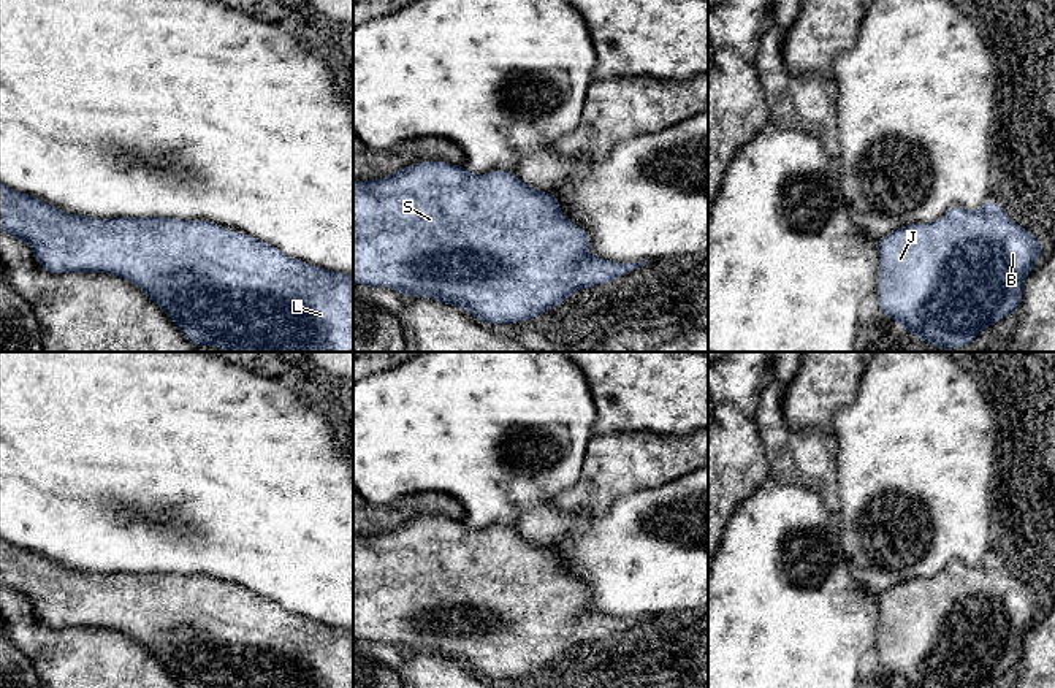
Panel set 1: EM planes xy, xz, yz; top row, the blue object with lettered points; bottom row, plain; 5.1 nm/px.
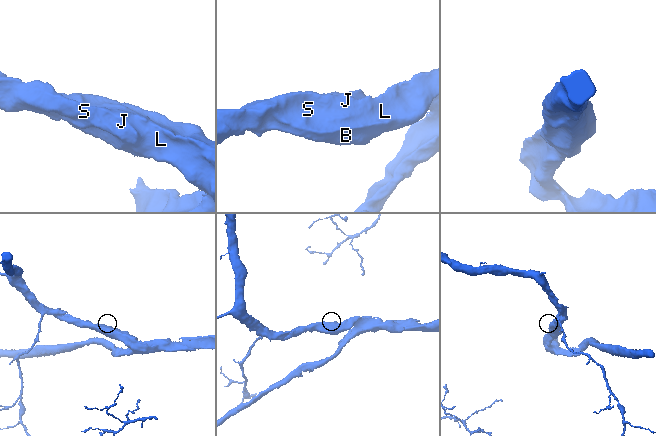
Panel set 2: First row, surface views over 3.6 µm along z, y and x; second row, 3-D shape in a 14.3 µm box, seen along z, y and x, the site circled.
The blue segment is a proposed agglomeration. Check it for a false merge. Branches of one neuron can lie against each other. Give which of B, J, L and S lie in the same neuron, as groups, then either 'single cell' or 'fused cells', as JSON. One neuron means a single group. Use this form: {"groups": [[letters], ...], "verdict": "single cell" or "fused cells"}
{"groups": [["B", "J", "L", "S"]], "verdict": "single cell"}

